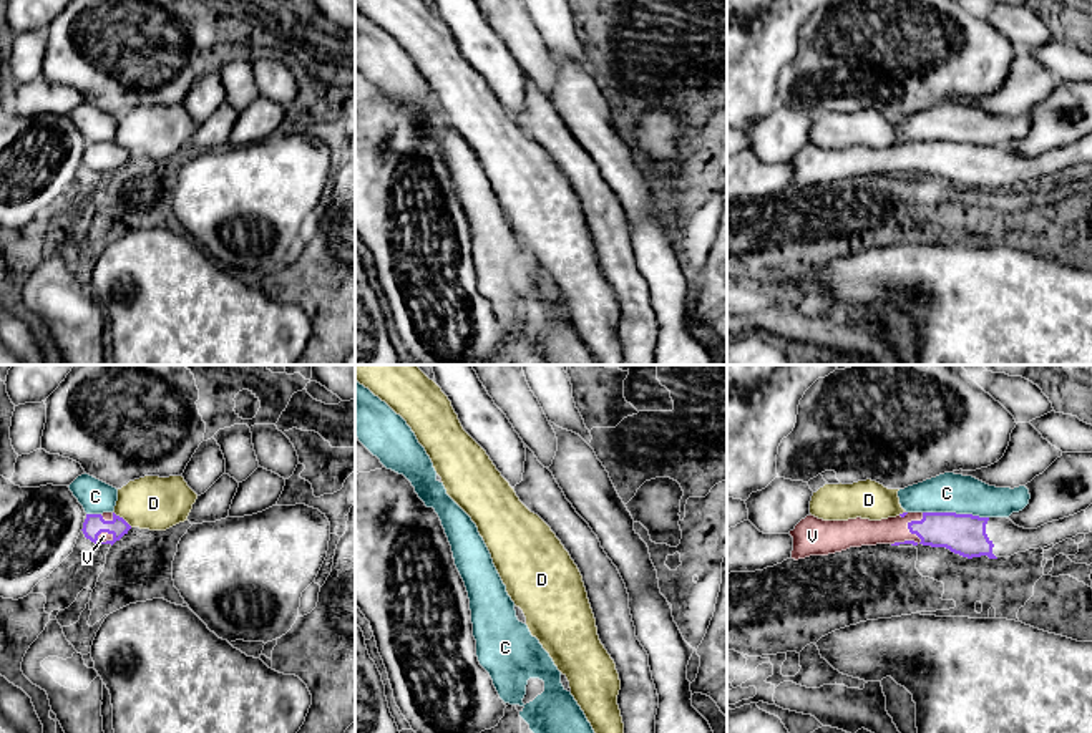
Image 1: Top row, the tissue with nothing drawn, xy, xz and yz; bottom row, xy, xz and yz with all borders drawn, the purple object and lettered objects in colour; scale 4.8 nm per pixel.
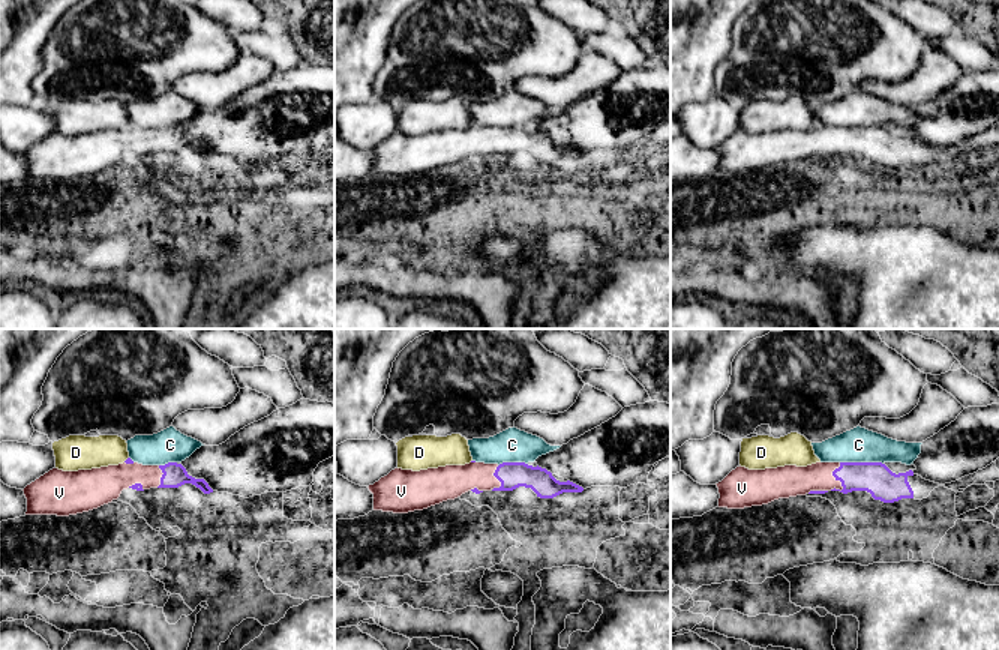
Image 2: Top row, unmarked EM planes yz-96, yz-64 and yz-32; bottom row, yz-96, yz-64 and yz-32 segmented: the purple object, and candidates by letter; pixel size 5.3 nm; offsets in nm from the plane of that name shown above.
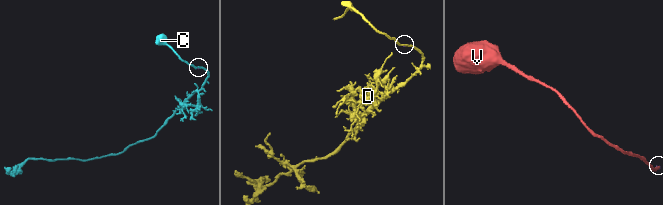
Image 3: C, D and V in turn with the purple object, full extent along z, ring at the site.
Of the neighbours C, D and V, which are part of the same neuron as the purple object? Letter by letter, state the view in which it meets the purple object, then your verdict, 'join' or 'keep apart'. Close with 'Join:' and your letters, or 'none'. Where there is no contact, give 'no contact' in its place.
C: meets purple in yz; keep apart
D: meets purple in xy; keep apart
V: meets purple in yz; join
Join: V

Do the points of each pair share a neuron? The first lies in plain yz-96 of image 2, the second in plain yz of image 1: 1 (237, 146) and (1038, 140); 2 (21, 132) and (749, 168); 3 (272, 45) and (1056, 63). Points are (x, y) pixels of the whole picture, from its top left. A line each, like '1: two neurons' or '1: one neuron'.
1: one neuron
2: two neurons
3: one neuron

